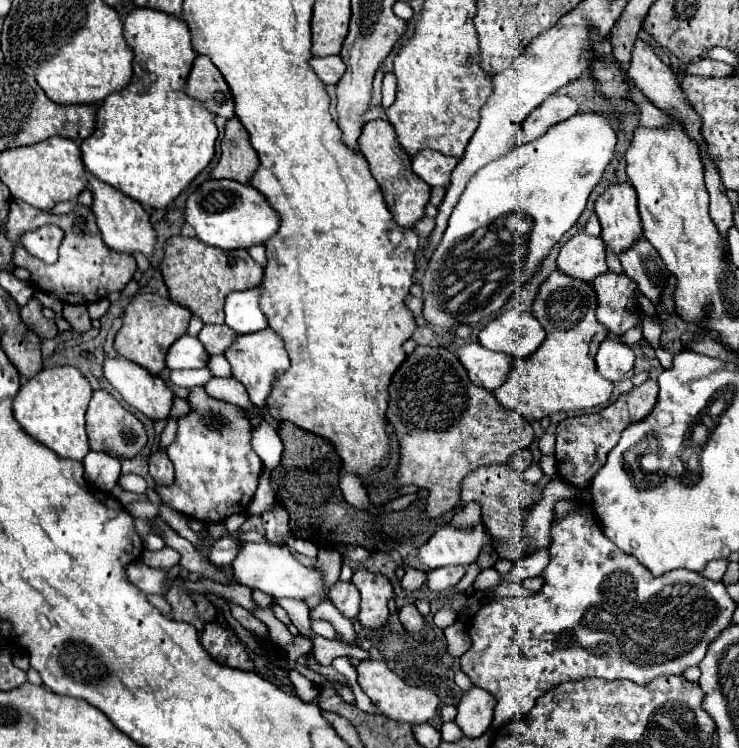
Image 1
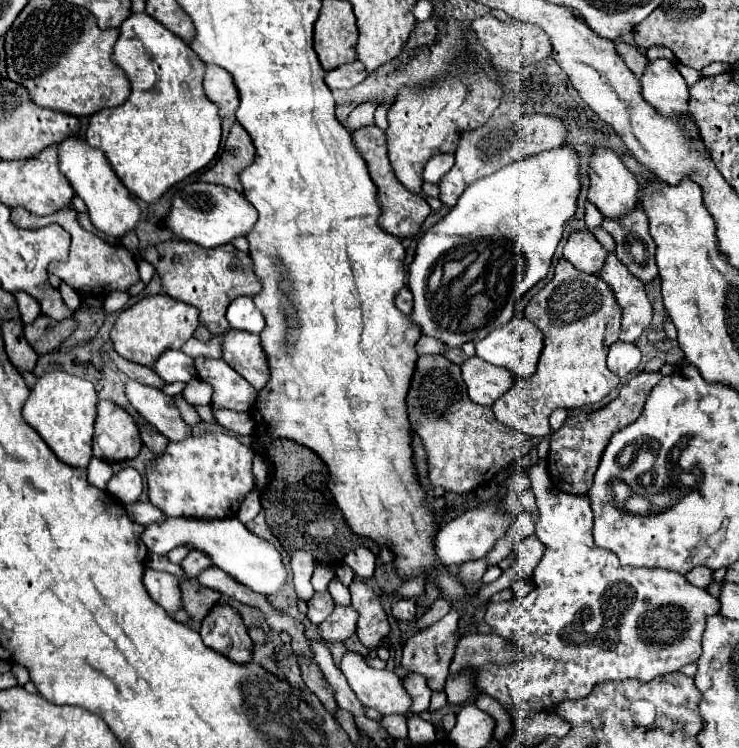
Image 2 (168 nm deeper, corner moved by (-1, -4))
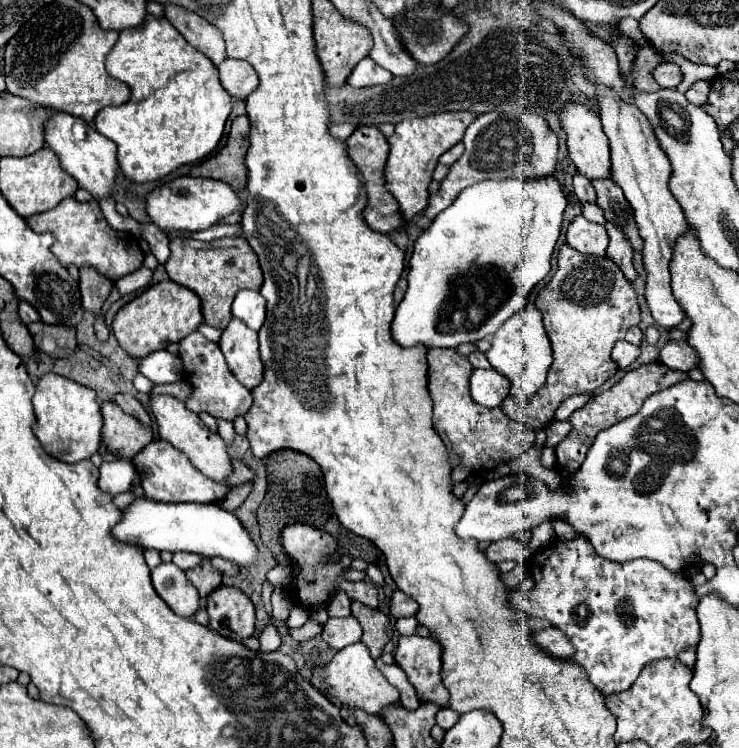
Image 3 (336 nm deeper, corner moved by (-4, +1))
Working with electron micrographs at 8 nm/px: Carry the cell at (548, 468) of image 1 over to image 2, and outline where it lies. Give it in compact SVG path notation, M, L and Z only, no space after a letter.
M538 459L528 477L538 505L536 535L546 545L546 551L534 571L534 589L526 597L512 597L502 603L490 603L484 615L484 623L494 635L520 647L522 659L498 665L486 663L476 669L476 685L502 703L504 709L518 713L518 725L522 727L536 711L554 707L566 699L580 699L602 681L638 679L642 683L654 677L678 671L688 663L696 663L702 655L702 635L706 619L720 613L720 601L706 589L698 589L686 581L686 577L664 569L636 569L622 567L618 557L594 543L592 525L594 513L590 499L584 495L552 495L550 475L546 461Z

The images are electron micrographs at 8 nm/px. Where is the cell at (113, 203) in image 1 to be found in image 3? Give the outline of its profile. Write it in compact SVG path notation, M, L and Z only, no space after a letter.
M53 112L43 124L45 144L57 154L61 168L71 174L81 188L89 190L93 198L111 196L111 186L117 174L117 146L89 126L83 118L71 116L67 112Z

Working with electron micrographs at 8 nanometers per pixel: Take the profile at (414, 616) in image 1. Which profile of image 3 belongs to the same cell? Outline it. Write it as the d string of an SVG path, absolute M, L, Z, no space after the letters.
M395 590L391 596L391 602L389 602L389 610L391 610L393 618L415 616L417 614L417 602L411 596L407 596L405 592Z

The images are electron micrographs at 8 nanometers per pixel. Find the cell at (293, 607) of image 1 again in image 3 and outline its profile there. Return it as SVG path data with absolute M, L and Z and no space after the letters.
M293 606L293 610L291 610L291 614L289 614L289 618L287 618L287 626L289 628L299 628L299 626L303 626L305 624L305 620L309 618L309 614L307 614L307 610L303 608L303 606Z

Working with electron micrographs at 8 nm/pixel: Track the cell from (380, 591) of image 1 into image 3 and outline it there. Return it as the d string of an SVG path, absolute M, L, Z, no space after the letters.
M351 602L351 616L355 616L363 628L361 642L369 648L371 656L377 660L383 654L385 644L393 636L389 618L383 616L379 610L367 610L361 602Z

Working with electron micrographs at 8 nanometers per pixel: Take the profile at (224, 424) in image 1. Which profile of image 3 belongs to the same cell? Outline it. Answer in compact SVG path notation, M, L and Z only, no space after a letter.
M157 440L147 444L133 458L133 466L141 476L141 486L145 490L145 496L157 502L211 502L213 504L219 502L233 486L239 486L253 478L253 472L245 464L233 460L235 470L229 478L229 484L209 482L209 478L203 478L203 474L199 474L199 470L195 470L191 462L187 462L187 456L179 454L179 450L175 450L167 440Z

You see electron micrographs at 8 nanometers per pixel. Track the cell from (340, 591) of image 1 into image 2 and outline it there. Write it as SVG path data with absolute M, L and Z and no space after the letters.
M336 605L332 615L320 623L320 637L326 641L344 641L356 631L358 613L352 605Z

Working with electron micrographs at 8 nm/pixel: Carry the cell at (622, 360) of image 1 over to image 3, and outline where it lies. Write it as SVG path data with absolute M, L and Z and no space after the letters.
M619 340L611 352L611 358L617 362L619 368L629 368L637 356L639 356L639 346L633 346L625 340Z

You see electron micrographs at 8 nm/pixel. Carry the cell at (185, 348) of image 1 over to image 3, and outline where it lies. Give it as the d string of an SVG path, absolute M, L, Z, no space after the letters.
M159 350L159 352L149 354L147 358L141 358L137 370L145 378L149 378L153 384L179 382L183 378L181 358L175 356L175 354L169 354L167 350Z

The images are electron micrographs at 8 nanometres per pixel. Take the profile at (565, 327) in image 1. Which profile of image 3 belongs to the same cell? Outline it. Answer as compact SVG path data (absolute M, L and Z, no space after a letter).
M563 244L557 256L557 266L555 276L537 296L545 332L553 346L553 364L547 382L527 406L519 406L515 398L505 398L501 404L507 416L531 426L533 430L545 428L565 398L601 388L617 372L617 364L611 360L613 344L623 340L631 326L639 324L639 304L633 284L611 258L581 254L569 244Z

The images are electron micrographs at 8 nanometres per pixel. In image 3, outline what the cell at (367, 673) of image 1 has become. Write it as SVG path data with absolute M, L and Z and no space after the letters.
M363 642L351 644L343 650L339 650L331 662L317 666L309 678L309 682L321 692L325 694L333 704L351 708L351 710L363 710L367 714L381 714L383 708L397 704L399 702L399 690L395 690L395 686L391 686L387 680L383 680L383 674L379 674L379 670L375 668L373 658L369 656L369 650Z

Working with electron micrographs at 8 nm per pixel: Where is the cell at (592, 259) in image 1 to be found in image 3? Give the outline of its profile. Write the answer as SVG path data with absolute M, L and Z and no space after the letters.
M577 216L567 228L567 244L583 254L605 256L609 236L603 224L595 224L583 216Z

